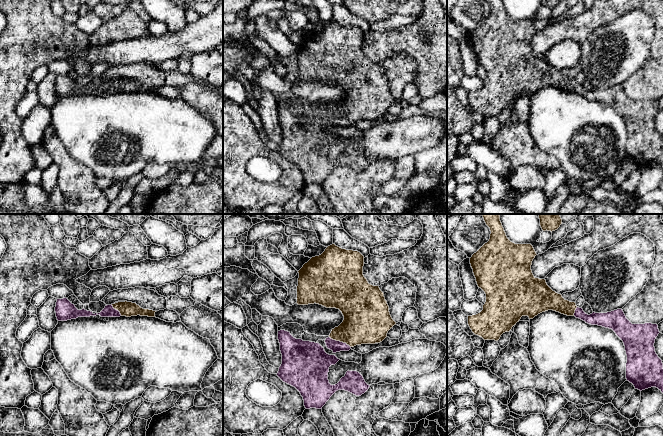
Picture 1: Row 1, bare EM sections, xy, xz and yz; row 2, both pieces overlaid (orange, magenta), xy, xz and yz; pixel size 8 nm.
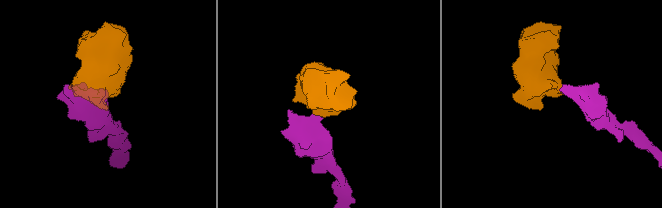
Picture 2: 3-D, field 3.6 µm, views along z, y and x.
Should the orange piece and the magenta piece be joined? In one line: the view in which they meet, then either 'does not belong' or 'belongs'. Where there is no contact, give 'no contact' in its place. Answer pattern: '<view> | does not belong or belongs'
xz | belongs

